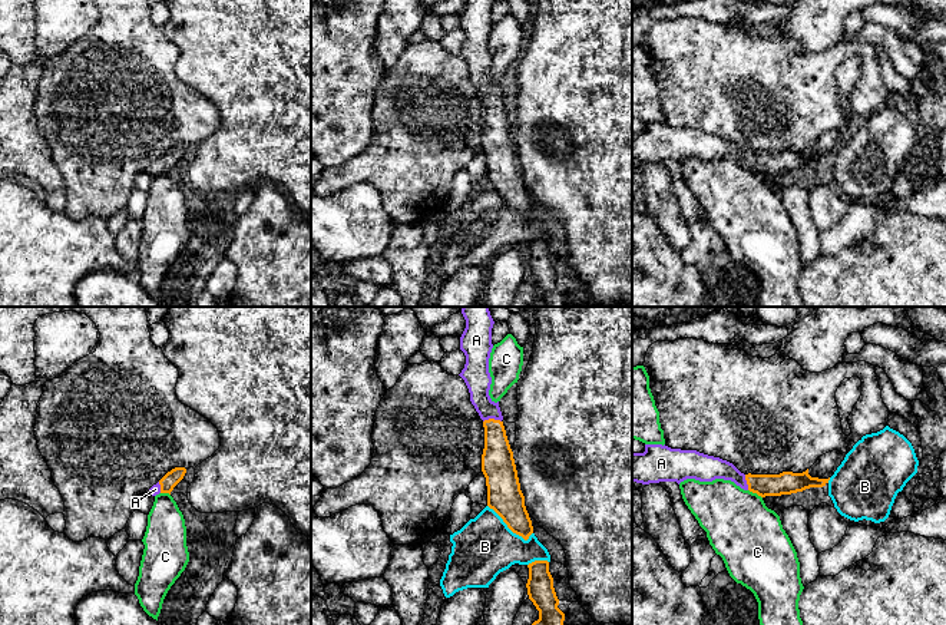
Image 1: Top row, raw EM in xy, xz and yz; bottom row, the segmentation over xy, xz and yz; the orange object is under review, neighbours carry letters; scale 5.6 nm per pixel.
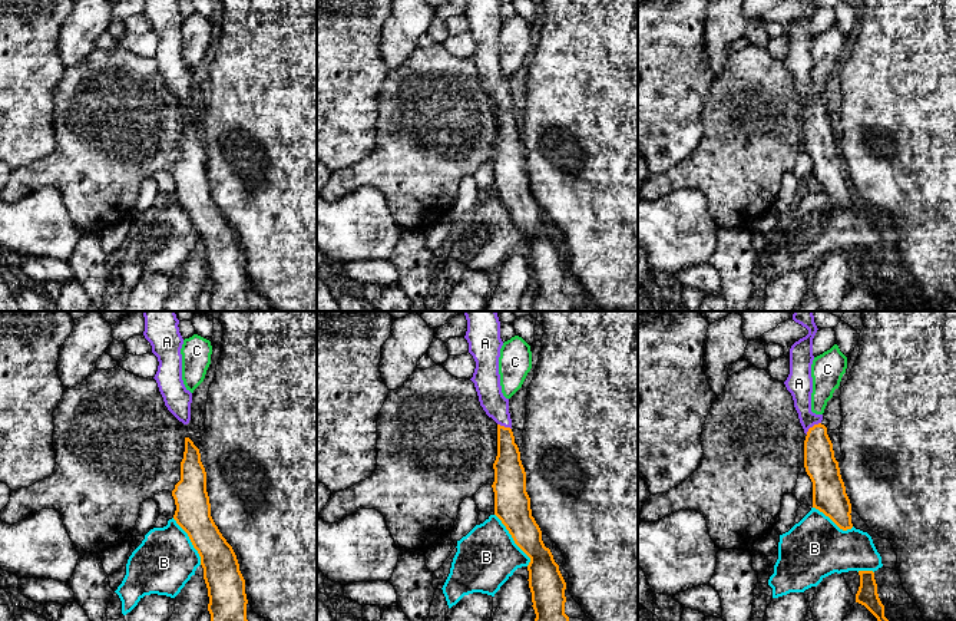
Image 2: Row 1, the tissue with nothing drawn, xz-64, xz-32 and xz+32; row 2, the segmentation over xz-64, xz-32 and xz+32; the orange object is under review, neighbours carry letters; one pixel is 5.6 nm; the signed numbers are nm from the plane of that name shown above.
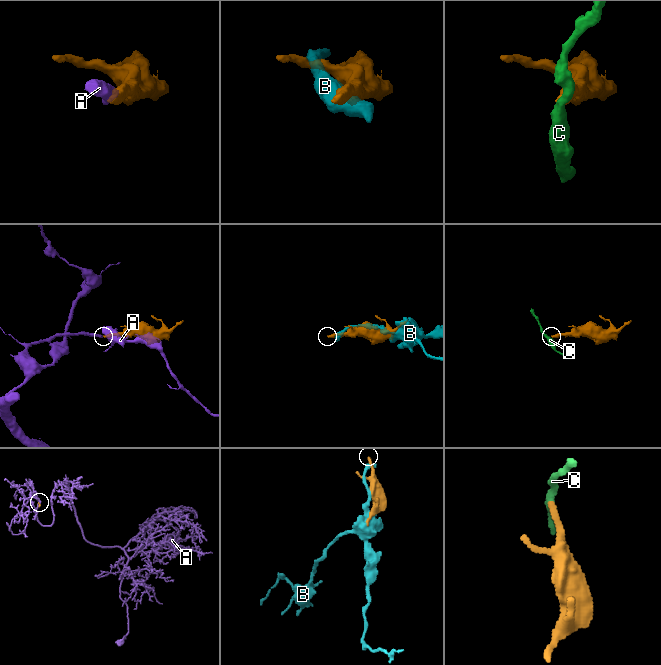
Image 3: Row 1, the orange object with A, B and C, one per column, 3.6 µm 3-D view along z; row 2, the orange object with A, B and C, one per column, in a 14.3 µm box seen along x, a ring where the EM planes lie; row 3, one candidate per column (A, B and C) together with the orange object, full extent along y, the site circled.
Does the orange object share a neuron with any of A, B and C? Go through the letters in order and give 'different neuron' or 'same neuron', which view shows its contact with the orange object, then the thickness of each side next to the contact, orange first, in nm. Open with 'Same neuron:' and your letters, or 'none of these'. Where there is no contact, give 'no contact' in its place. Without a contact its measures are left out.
Same neuron: A
A: same neuron; contact in xz; calibres 180 and 150 nm
B: different neuron; contact in xz; calibres 190 and 340 nm
C: different neuron; contact in yz; calibres 130 and 380 nm

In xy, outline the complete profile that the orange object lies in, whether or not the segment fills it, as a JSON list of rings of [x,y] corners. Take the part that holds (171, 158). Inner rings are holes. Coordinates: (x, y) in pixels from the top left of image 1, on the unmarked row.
[[[185,146],[172,148],[156,163],[153,163],[148,172],[150,172],[152,175],[156,175],[159,172],[171,173],[173,166],[183,158],[185,152],[186,152]]]

